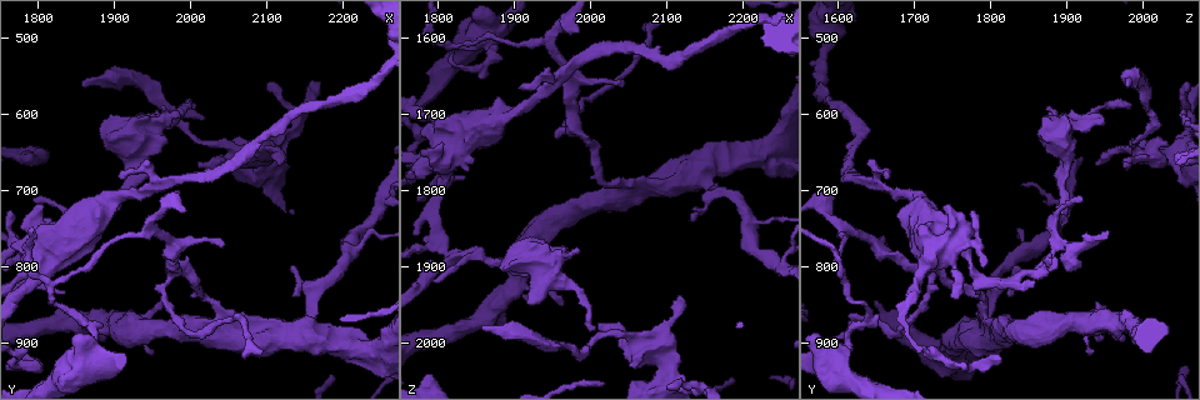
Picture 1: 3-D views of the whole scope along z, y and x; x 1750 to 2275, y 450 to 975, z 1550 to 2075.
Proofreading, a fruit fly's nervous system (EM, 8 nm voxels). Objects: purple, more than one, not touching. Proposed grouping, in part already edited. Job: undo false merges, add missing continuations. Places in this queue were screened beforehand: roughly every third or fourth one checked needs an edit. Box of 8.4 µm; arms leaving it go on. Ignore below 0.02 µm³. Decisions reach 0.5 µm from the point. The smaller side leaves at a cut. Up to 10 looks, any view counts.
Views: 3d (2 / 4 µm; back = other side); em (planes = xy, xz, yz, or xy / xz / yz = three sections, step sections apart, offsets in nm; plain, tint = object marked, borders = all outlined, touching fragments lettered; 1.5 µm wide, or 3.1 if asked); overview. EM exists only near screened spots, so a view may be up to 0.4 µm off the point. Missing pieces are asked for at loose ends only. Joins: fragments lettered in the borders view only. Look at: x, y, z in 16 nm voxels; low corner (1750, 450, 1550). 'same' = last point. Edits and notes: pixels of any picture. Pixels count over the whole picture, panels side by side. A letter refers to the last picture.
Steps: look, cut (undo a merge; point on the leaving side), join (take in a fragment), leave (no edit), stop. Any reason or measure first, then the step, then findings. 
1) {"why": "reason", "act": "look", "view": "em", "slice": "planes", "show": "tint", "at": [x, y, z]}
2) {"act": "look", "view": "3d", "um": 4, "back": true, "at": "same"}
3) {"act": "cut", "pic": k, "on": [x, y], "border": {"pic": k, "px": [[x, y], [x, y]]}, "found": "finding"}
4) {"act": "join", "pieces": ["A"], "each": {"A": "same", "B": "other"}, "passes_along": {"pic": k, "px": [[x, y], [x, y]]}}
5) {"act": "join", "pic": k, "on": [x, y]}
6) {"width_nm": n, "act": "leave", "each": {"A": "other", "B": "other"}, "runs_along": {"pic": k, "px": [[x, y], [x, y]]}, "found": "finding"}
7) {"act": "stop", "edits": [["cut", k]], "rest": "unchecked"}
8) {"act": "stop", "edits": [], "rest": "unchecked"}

{"why": "free end", "act": "look", "view": "3d", "um": 4, "at": [2115, 665, 1935]}

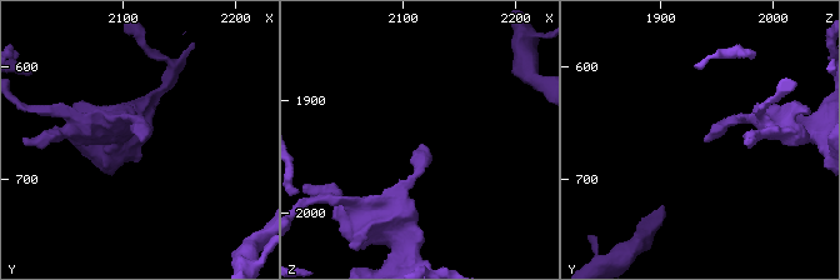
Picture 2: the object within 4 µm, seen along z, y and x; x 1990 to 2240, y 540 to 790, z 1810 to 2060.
{"act": "look", "view": "em", "slice": "xy", "step": 4, "show": "borders", "at": [2118, 666, 1940]}

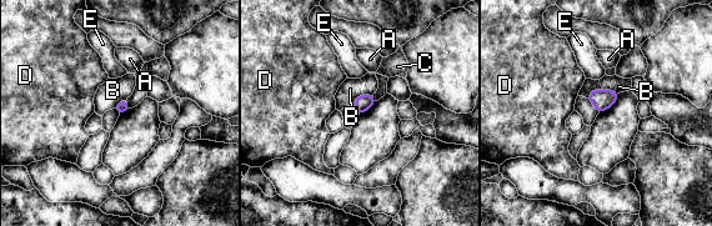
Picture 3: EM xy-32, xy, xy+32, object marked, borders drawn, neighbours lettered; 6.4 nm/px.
{"why": "another direction", "act": "look", "view": "em", "slice": "planes", "show": "borders", "at": "same"}

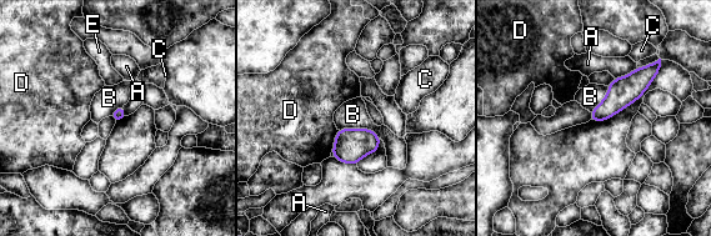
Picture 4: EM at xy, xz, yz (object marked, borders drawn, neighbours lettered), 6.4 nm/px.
{"longest_contact_nm": ["B", 280], "act": "leave", "each": {"A": "other", "B": "other", "C": "other", "D": "other", "E": "other"}, "border": {"pic": 4, "px": [[339, 129], [371, 129], [380, 137]]}, "found": "none of them fits"}

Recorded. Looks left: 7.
{"why": "branch stops here", "act": "look", "view": "em", "slice": "planes", "show": "tint", "at": [2010, 665, 1970]}

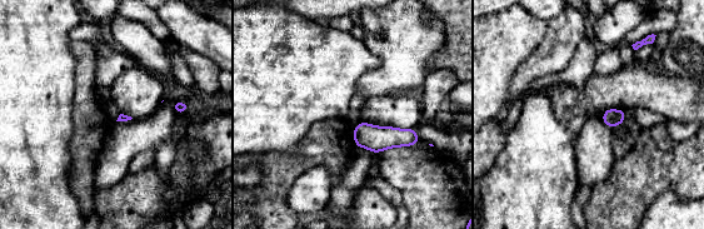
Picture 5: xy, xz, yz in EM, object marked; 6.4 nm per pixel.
{"why": "see the neighbours", "act": "look", "view": "em", "slice": "planes", "show": "borders", "at": "same"}

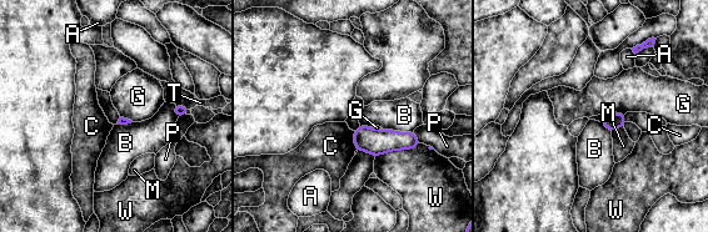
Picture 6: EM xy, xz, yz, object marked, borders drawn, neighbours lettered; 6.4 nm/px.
{"longest_contact_nm": ["W", 320], "act": "leave", "each": {"A": "other", "B": "other", "C": "other", "G": "other", "M": "other", "P": "other", "T": "other", "W": "other"}, "border": {"pic": 6, "px": [[624, 112], [608, 111], [604, 115]]}, "found": "no lettered fragment goes on from it"}

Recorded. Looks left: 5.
{"why": "three-way junction", "act": "look", "view": "em", "slice": "planes", "show": "borders", "at": [1870, 910, 1610]}

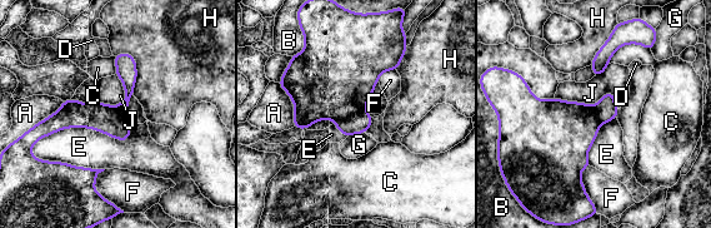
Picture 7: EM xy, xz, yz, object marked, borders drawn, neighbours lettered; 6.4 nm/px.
{"longest_contact_nm": ["E", 650], "act": "cut", "pic": 7, "on": [335, 80], "each": {"A": "other", "B": "other", "C": "other", "D": "other", "E": "other", "F": "other", "G": "other", "H": "other", "J": "other"}, "border": {"pic": 7, "px": [[364, 109], [335, 123]]}, "found": "two cells meet here"}

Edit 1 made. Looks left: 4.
{"act": "look", "view": "overview"}

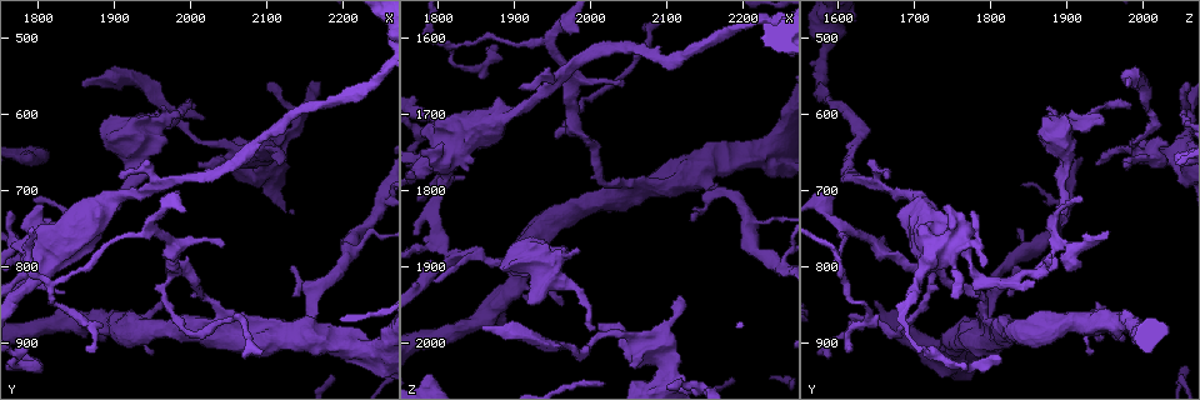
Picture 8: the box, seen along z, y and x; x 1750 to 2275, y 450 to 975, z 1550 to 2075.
{"why": "thin end", "act": "look", "view": "em", "slice": "planes", "show": "borders", "at": [2050, 770, 1660]}

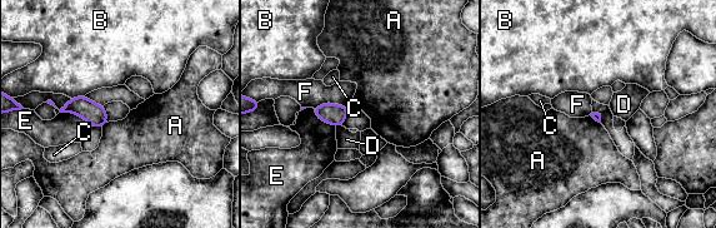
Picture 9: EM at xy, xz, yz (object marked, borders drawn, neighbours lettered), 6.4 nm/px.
{"act": "leave", "each": {"A": "other", "B": "other", "C": "other", "D": "other", "E": "other", "F": "other"}, "border": {"pic": 9, "px": [[106, 122], [103, 127]]}, "found": "none of them fits"}

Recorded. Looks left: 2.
{"act": "stop", "edits": [["cut", 7]], "rest": "unchecked"}

